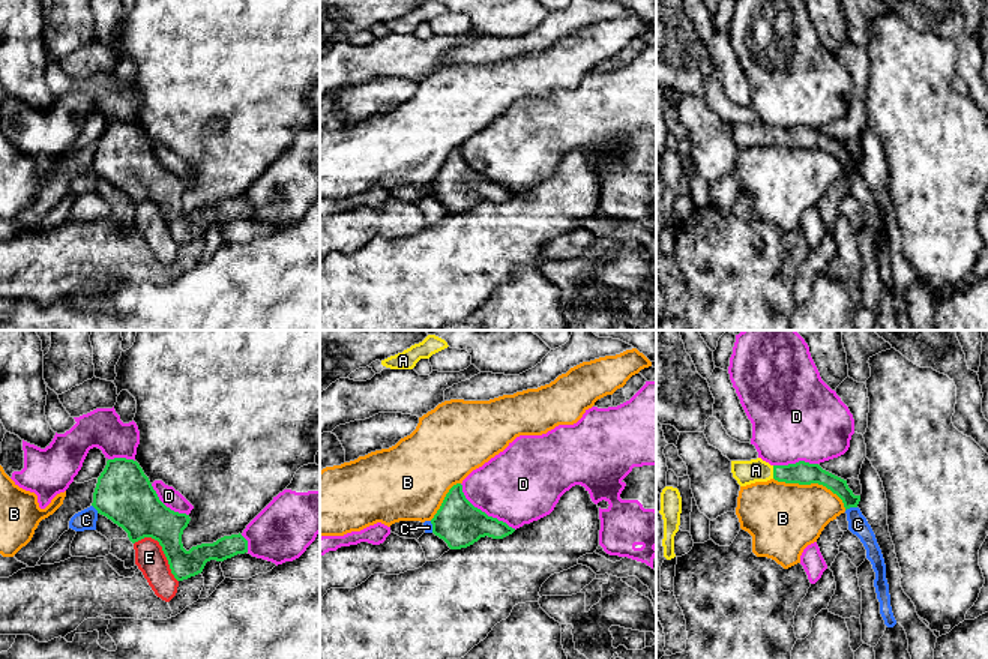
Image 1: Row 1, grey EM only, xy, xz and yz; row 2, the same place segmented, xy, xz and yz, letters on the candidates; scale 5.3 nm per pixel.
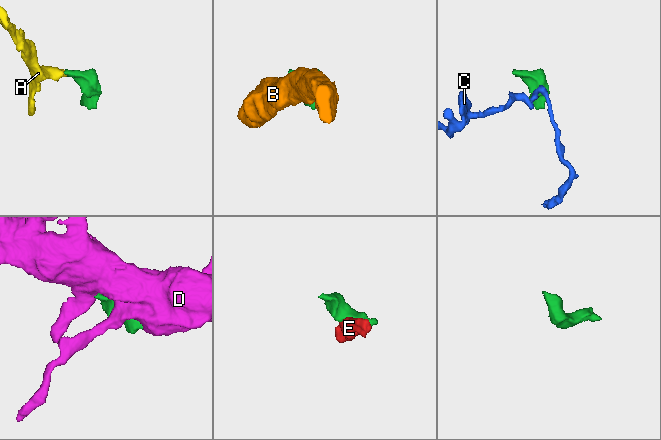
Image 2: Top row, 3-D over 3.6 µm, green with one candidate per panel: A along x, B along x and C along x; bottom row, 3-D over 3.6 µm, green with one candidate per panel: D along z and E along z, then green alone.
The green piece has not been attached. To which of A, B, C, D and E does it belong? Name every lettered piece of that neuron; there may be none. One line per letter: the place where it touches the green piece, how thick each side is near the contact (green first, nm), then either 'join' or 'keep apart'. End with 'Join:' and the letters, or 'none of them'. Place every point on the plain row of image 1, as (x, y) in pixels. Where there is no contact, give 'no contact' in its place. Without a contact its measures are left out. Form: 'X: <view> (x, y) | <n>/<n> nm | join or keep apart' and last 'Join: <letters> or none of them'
A: yz (774, 135) | 130/130 nm | join
B: yz (813, 146) | 130/380 nm | keep apart
C: yz (850, 170) | 100/110 nm | keep apart
D: xz (484, 176) | 240/420 nm | keep apart
E: xy (162, 213) | 260/160 nm | keep apart
Join: A

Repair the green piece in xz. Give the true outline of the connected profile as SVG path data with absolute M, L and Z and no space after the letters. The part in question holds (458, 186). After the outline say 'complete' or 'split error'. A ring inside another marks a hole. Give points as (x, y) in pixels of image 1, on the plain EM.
M461 147L449 153L431 188L432 197L450 213L467 212L485 200L503 203L515 195L506 186L474 171L465 162Z; complete

